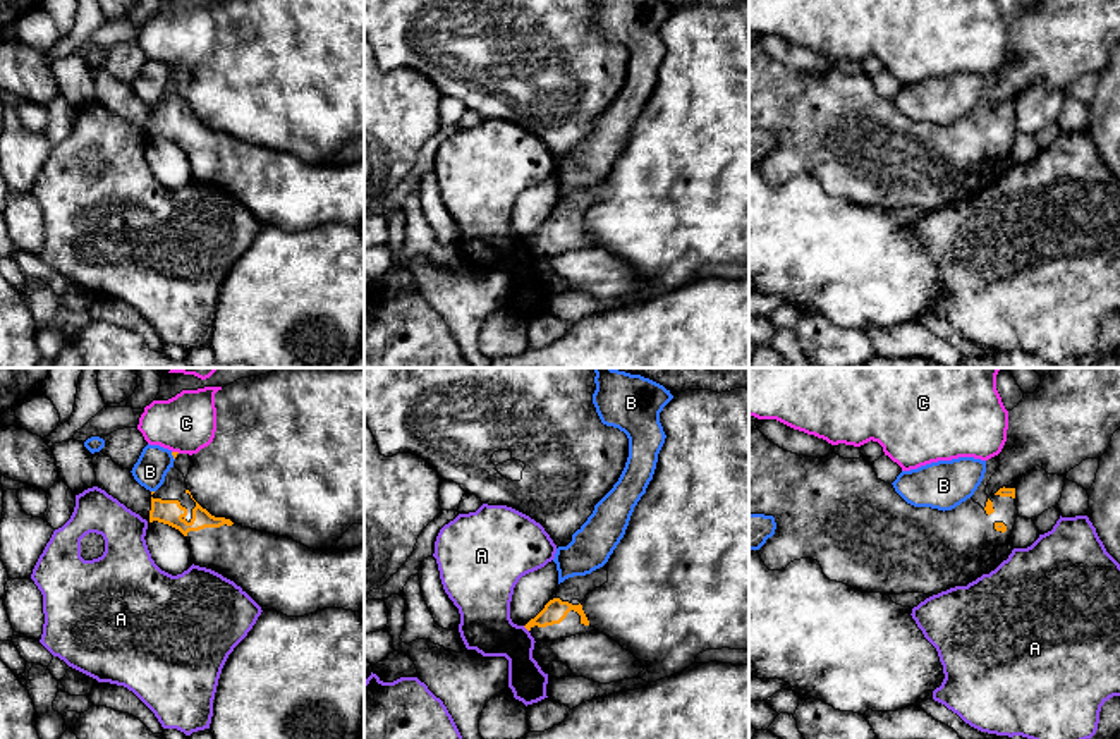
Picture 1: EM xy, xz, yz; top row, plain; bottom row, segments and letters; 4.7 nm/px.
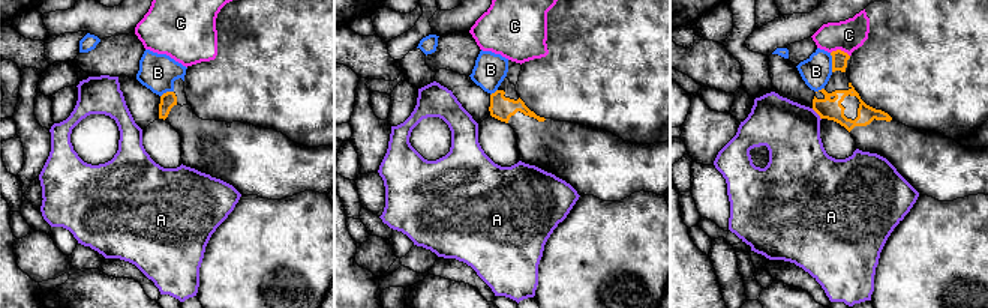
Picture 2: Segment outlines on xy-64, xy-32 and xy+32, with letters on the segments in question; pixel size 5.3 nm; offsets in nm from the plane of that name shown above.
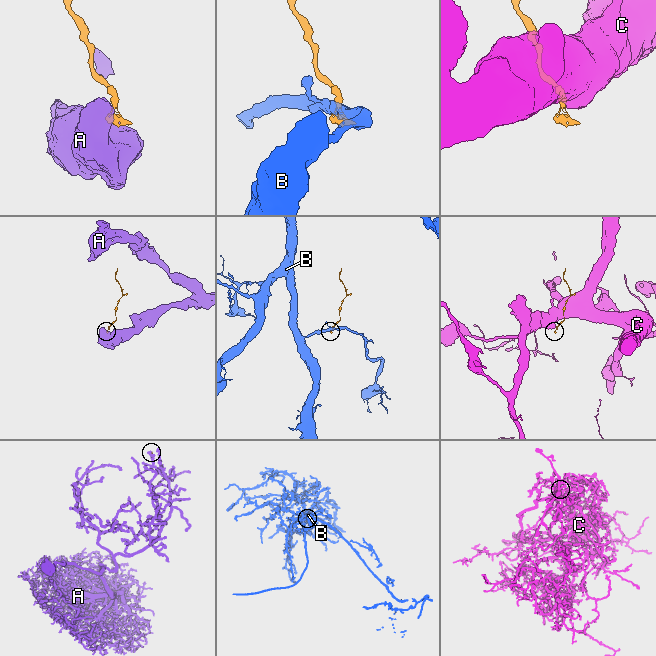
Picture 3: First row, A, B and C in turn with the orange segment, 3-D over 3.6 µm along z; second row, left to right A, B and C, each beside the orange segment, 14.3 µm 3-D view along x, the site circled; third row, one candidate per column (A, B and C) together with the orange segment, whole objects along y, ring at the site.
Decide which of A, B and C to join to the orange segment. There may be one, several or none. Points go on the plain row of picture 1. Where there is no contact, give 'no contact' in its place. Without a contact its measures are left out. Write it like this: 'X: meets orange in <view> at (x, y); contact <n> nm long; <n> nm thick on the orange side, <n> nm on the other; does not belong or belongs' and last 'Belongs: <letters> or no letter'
A: meets orange in xz at (526, 243); contact 40 nm long; 110 nm thick on the orange side, 260 nm on the other; does not belong
B: meets orange in xy at (172, 69); contact 40 nm long; 20 nm thick on the orange side, 150 nm on the other; does not belong
C: meets orange in xy at (176, 67); contact 40 nm long; 20 nm thick on the orange side, 280 nm on the other; does not belong
Belongs: no letter

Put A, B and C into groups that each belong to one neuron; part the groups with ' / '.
A / B / C

